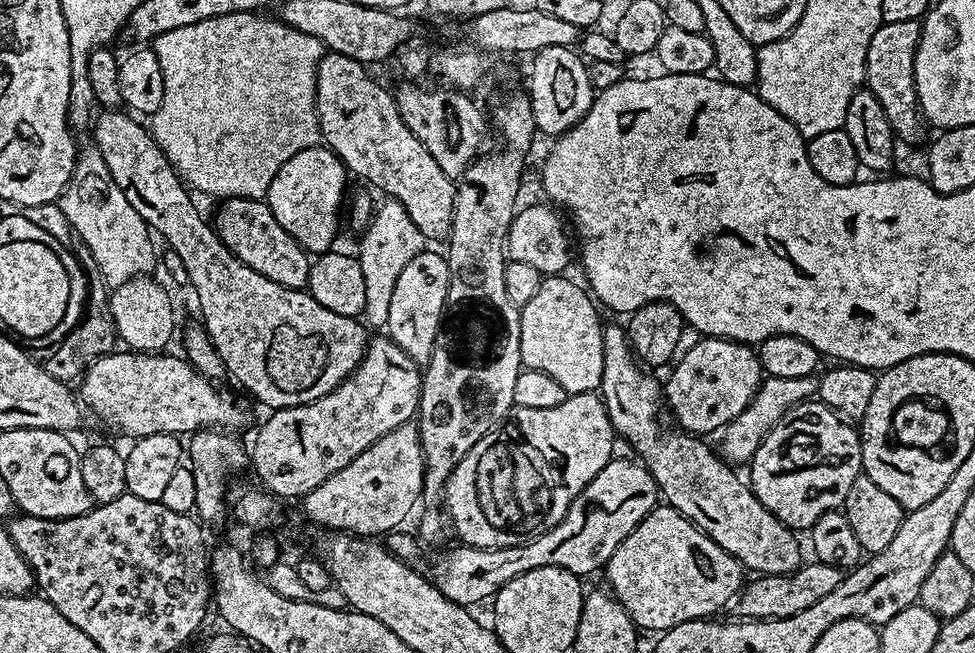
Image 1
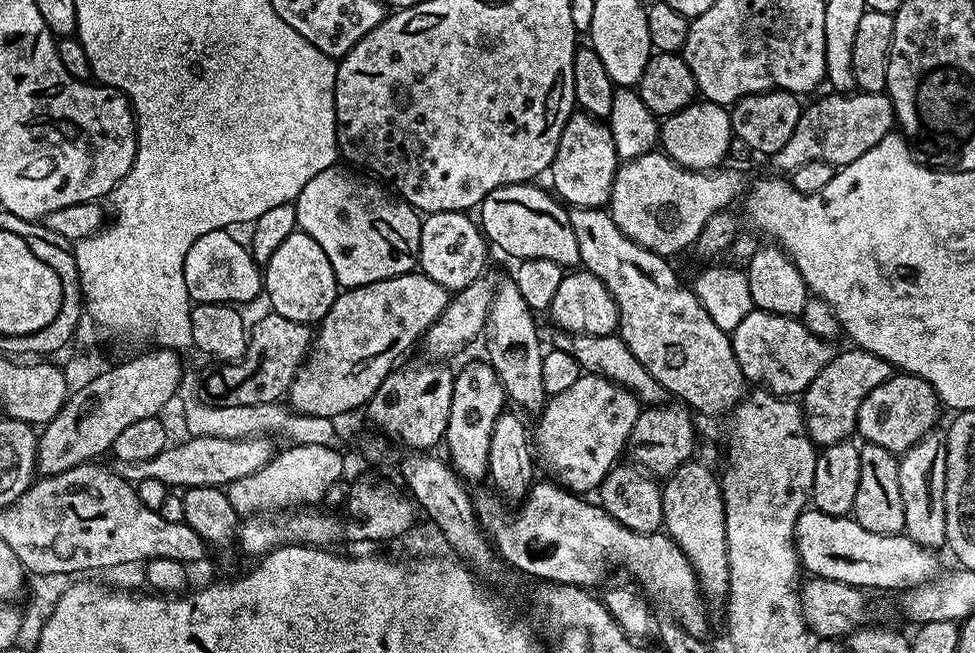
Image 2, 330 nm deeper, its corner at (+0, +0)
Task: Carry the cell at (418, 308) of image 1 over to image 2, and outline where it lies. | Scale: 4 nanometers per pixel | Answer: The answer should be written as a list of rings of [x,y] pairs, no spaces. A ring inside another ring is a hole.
[[[467,211],[462,212],[429,212],[420,221],[420,254],[418,257],[419,271],[426,278],[438,282],[450,294],[461,292],[470,282],[481,279],[485,275],[484,263],[488,260],[490,245],[477,221],[472,220]]]

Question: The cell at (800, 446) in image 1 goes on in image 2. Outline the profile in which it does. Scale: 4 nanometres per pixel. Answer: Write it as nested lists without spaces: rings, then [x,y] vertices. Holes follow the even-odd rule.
[[[855,346],[849,349],[849,352],[837,351],[826,370],[822,370],[822,374],[818,374],[802,393],[804,425],[808,428],[808,437],[817,446],[845,443],[851,437],[848,435],[856,432],[856,415],[870,390],[894,375],[892,364],[878,358],[878,354],[870,354]]]

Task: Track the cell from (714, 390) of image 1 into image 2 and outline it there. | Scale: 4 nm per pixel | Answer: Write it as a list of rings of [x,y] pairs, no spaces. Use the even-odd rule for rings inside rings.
[[[753,310],[742,318],[730,335],[734,358],[738,358],[738,366],[742,366],[745,381],[785,398],[796,398],[805,392],[810,382],[826,370],[834,355],[833,345],[810,334],[795,316]]]

